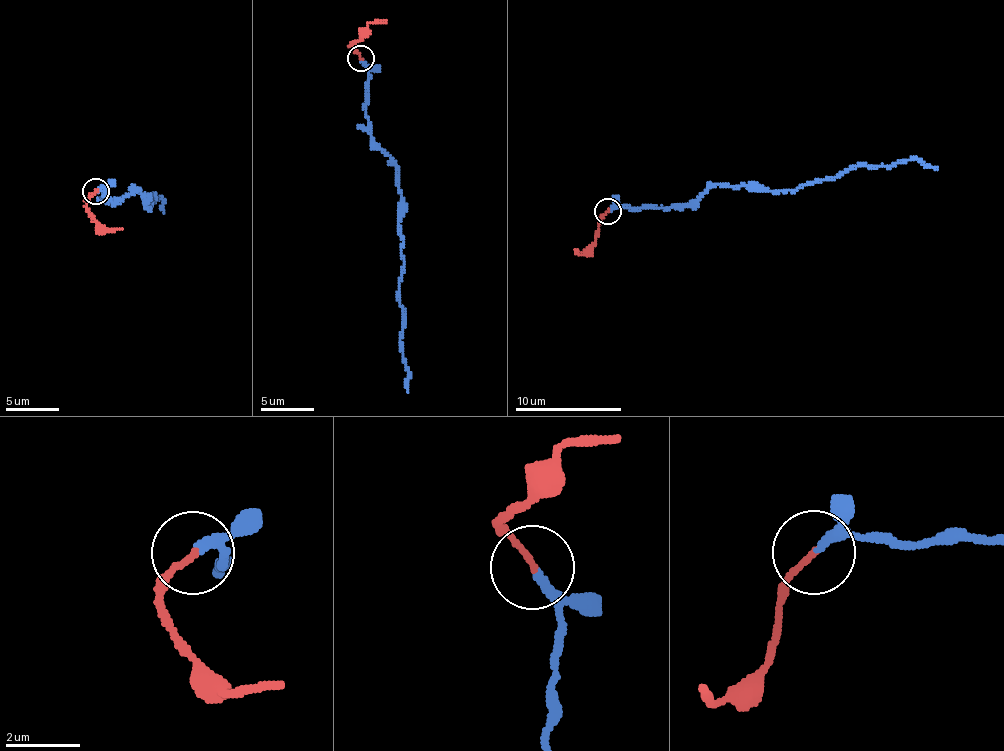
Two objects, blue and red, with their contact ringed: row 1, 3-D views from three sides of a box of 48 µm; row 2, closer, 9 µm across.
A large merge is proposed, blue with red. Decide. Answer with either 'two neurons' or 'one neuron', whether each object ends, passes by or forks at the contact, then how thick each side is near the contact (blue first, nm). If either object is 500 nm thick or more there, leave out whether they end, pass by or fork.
one neuron; blue ends there; red ends there; 240 nm thick on the blue side, 170 nm on the other

